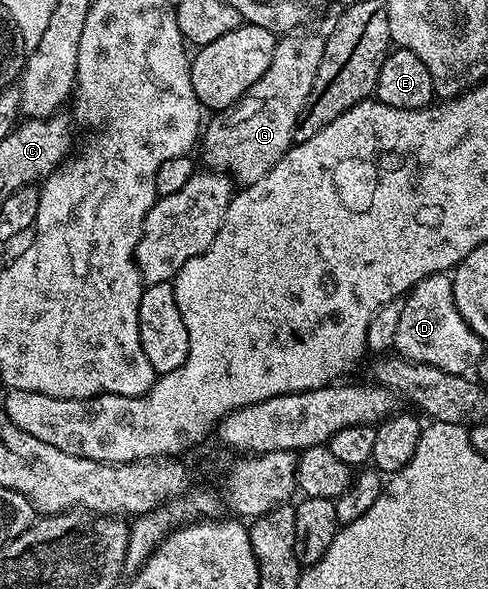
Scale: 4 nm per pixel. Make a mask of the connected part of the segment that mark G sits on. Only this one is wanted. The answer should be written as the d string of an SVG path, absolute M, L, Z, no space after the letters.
M295 32L278 38L276 48L272 52L272 64L268 64L268 72L252 84L249 94L226 110L219 110L214 118L205 123L200 135L200 151L202 150L203 167L211 171L229 176L239 187L251 186L260 180L281 160L291 146L295 145L294 130L298 126L298 120L302 116L302 110L306 106L306 97L312 92L312 84L316 80L316 72L322 63L324 56L325 37L318 34L304 34Z

